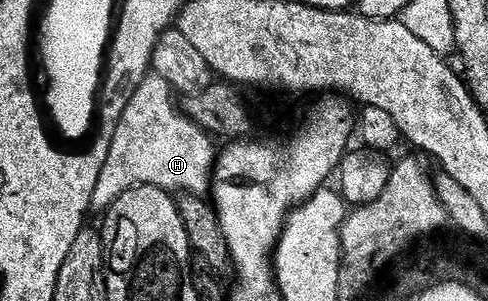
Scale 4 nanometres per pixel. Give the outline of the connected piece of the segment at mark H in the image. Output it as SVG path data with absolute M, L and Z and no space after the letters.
M156 74L147 75L143 78L143 82L139 82L139 86L131 98L131 102L127 102L127 110L123 110L123 118L119 118L119 126L115 126L115 138L111 138L111 150L107 150L107 162L103 162L103 171L99 173L99 182L95 182L95 194L93 195L94 209L99 210L101 208L100 210L107 210L124 192L132 188L142 188L144 184L162 188L163 191L170 194L193 193L204 197L210 191L213 165L219 155L218 149L216 147L213 149L213 144L215 144L214 137L210 136L208 132L203 131L195 122L191 122L191 118L186 116L184 111L179 107L178 101L176 104L173 99L175 99L173 88L164 78L159 78Z

